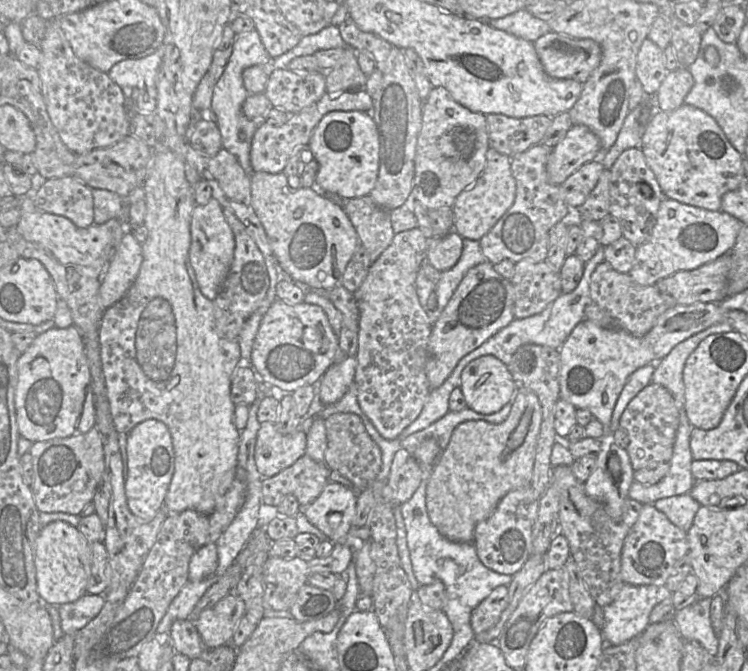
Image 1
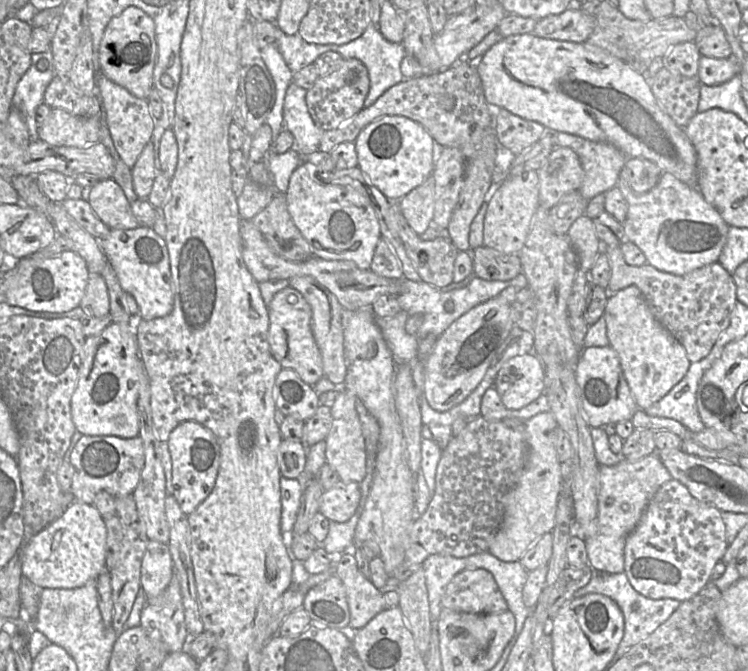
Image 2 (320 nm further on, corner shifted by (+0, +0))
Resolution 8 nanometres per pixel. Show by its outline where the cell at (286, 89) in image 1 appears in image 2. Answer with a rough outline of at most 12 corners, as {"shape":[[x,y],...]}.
{"shape":[[344,59],[307,90],[314,123],[339,128],[364,108],[365,65]]}

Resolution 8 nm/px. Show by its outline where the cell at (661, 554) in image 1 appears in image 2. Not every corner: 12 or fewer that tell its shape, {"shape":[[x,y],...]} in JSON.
{"shape":[[670,480],[626,540],[644,597],[687,601],[728,542],[722,512]]}

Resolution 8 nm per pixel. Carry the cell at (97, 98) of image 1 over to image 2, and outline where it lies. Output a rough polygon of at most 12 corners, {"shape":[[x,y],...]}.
{"shape":[[96,80],[113,144],[132,168],[156,119],[146,99]]}

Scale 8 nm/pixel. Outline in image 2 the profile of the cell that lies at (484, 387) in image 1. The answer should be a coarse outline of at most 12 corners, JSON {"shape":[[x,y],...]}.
{"shape":[[533,352],[499,370],[493,387],[507,409],[544,394],[544,365]]}

